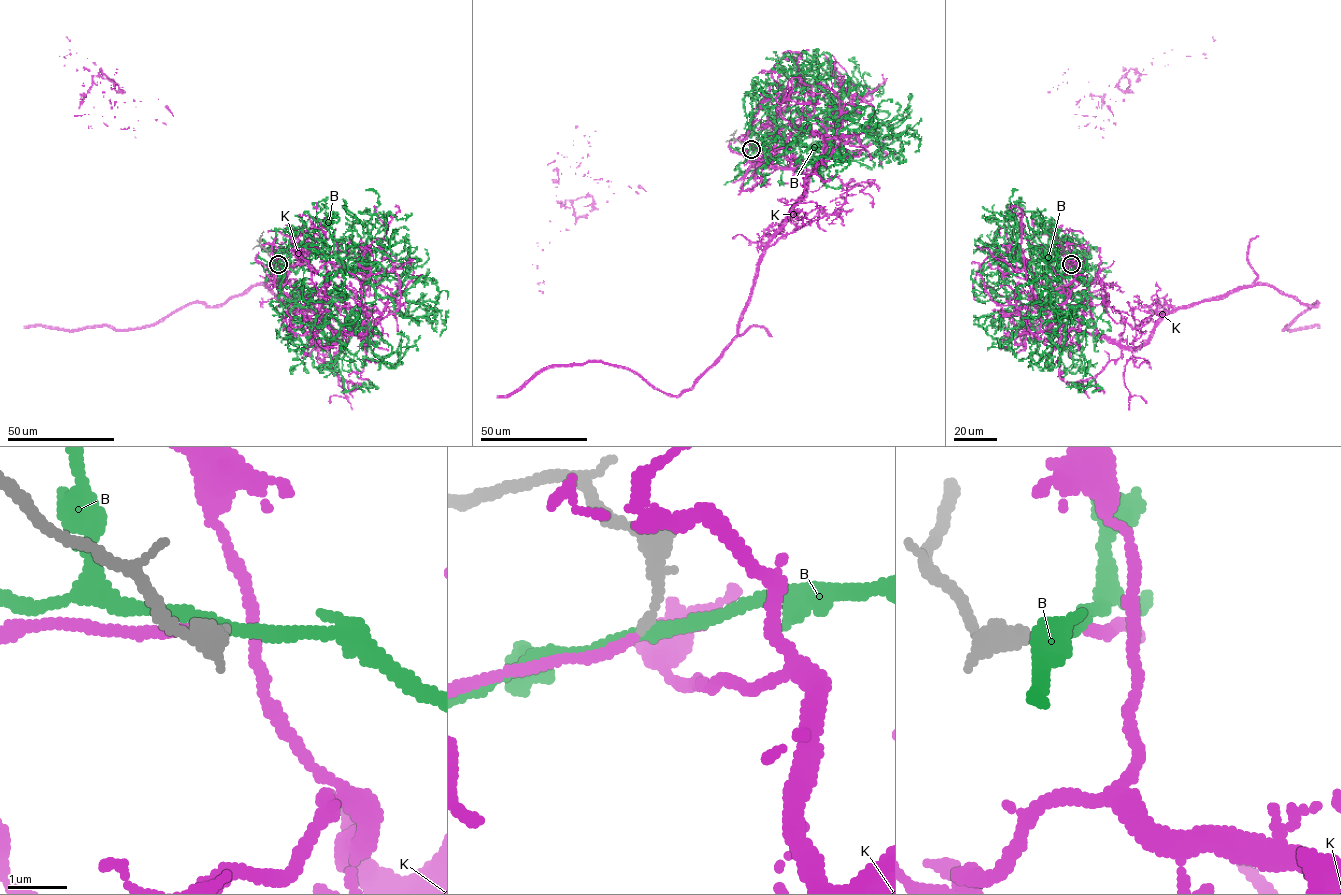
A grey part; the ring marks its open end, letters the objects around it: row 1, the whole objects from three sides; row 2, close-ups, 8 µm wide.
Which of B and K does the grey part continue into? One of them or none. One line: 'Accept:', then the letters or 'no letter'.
Accept: K

